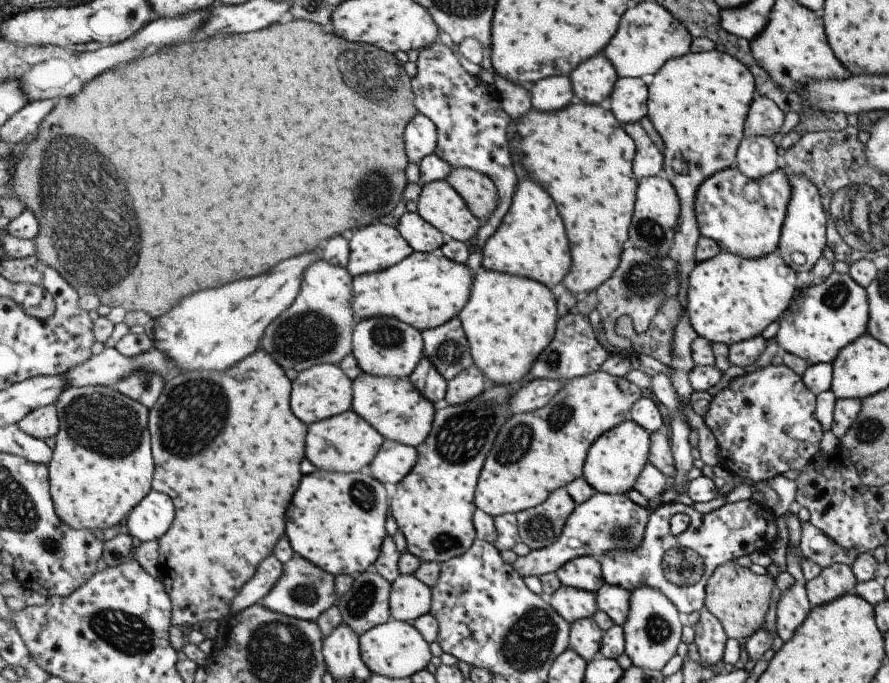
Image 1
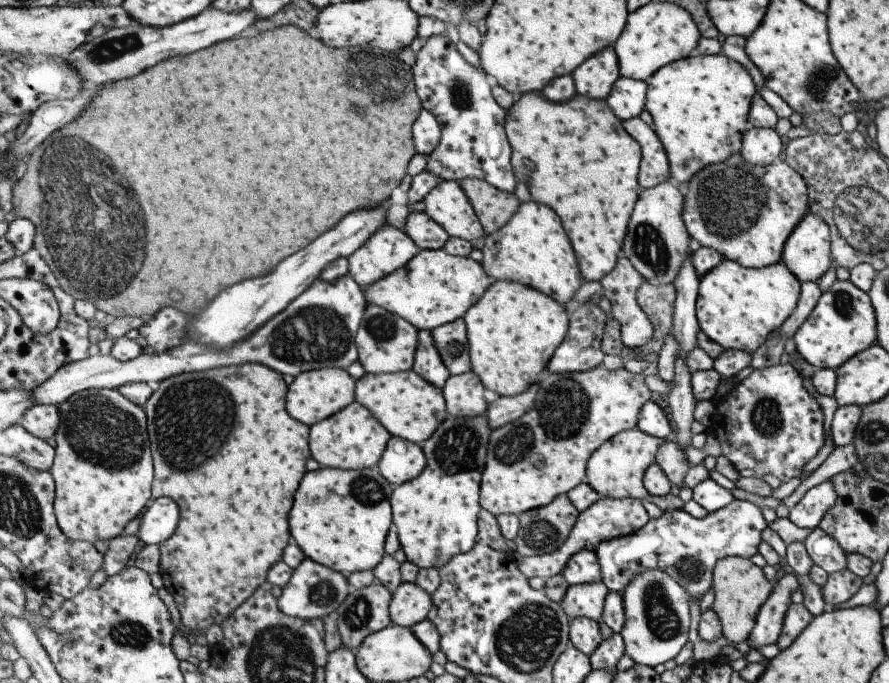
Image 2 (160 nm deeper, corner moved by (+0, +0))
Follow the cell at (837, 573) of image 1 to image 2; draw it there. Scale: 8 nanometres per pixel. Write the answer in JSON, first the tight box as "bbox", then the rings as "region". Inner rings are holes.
{"bbox":[820,568,862,609],"region":[[[846,568],[839,572],[828,574],[825,584],[820,587],[825,609],[833,608],[851,598],[862,585],[861,579]]]}

